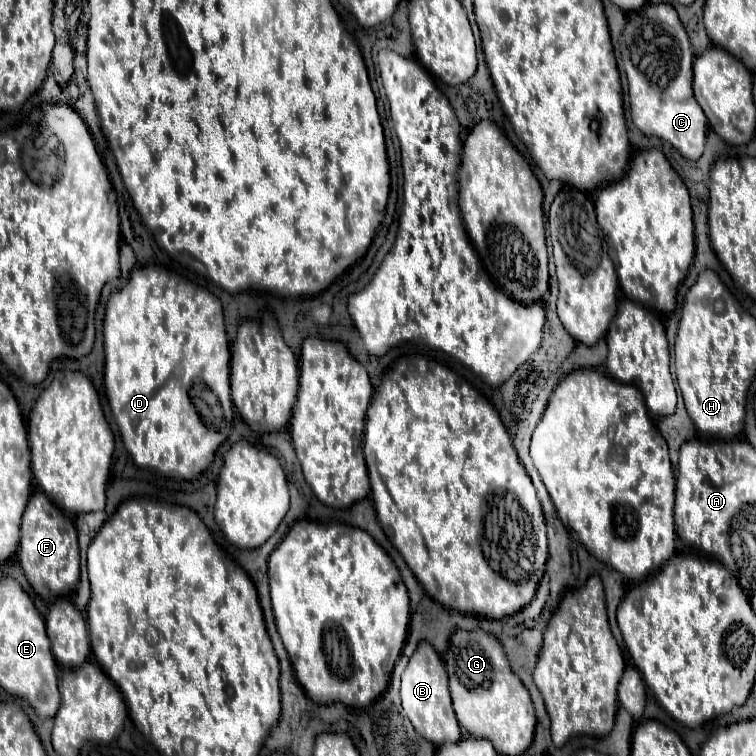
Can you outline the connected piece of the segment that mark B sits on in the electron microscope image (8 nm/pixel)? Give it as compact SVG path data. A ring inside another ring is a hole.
M424 641L424 643L420 643L420 647L416 647L416 651L402 675L400 697L402 697L402 707L404 707L410 723L424 739L428 739L434 745L456 743L458 739L462 739L460 725L452 711L448 675L444 671L444 663L442 663L440 655L436 653L436 649L432 649L430 643Z

